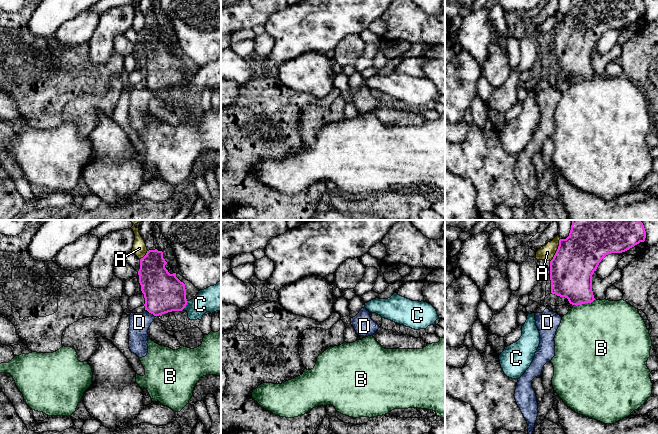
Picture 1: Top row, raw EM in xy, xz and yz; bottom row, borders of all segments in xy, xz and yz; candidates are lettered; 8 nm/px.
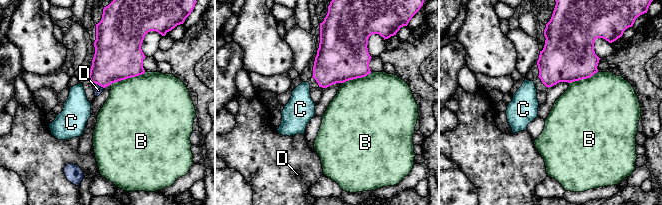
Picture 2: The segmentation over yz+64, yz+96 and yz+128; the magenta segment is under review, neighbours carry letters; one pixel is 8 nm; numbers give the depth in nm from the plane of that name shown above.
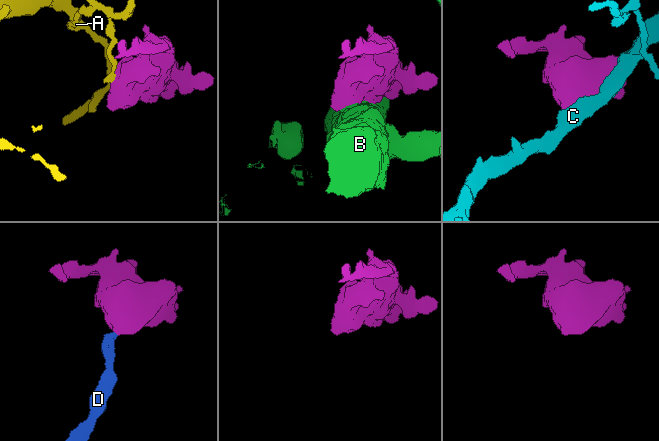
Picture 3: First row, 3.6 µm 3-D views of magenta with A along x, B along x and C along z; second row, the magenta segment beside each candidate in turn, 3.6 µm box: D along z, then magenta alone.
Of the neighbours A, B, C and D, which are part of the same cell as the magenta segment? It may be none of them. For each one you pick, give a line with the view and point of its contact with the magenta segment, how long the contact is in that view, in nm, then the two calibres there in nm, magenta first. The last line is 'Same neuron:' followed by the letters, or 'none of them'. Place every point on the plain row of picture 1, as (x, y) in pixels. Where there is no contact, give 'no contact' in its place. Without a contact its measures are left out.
D: xy (150, 88) | 100 nm | 320/160 nm
Same neuron: D

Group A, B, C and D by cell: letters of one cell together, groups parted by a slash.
A / B / C / D

